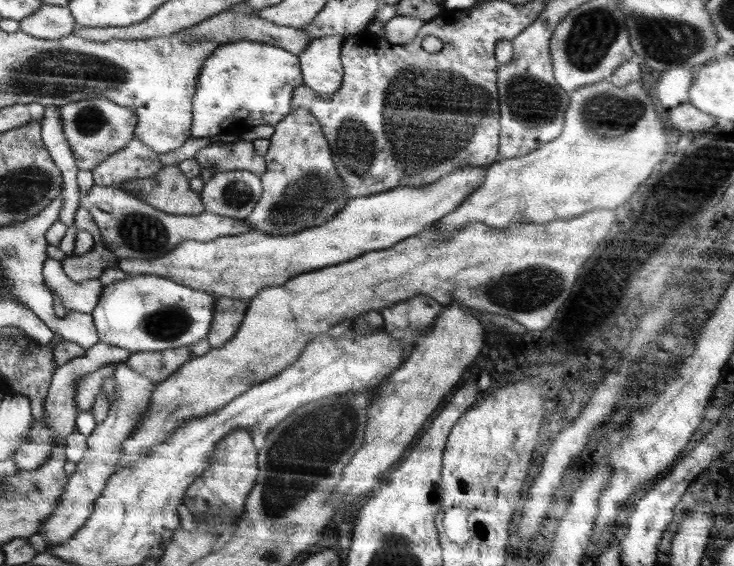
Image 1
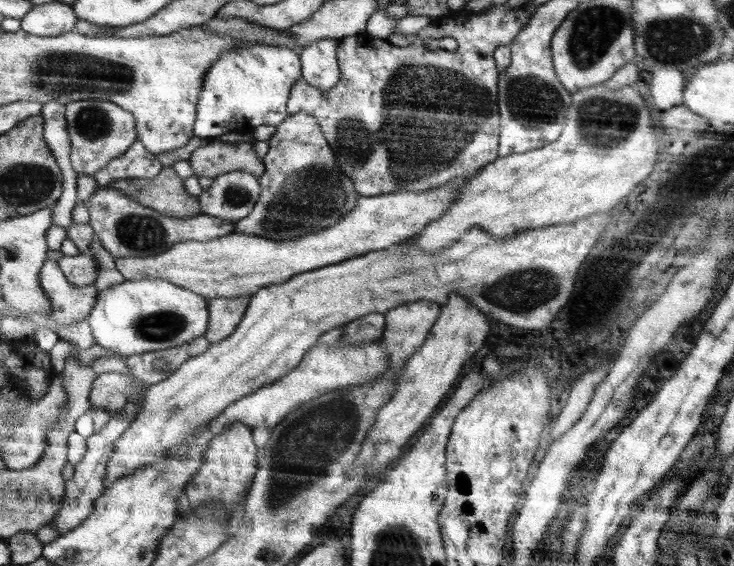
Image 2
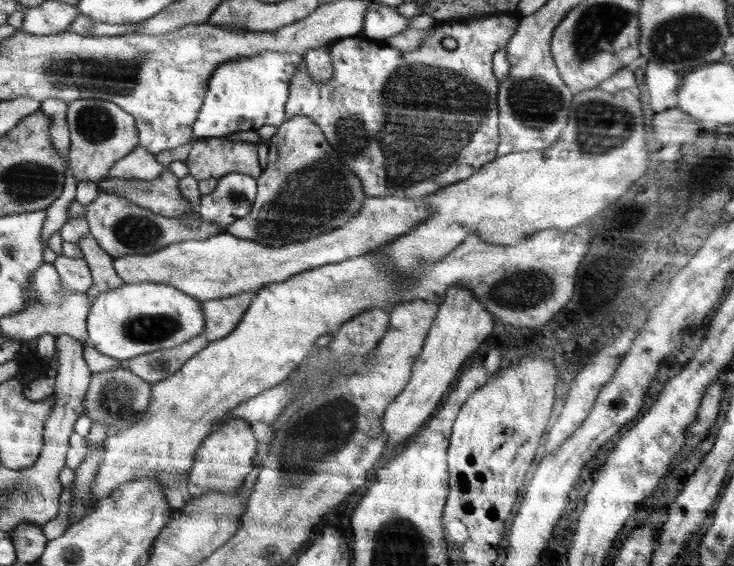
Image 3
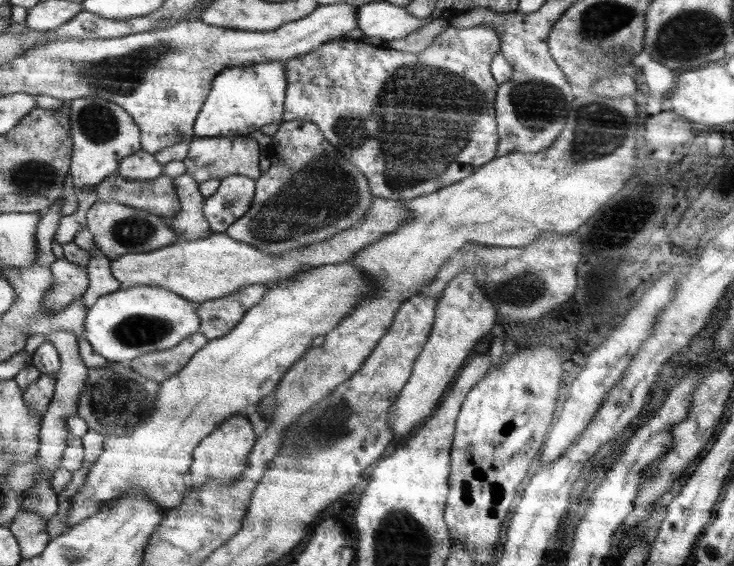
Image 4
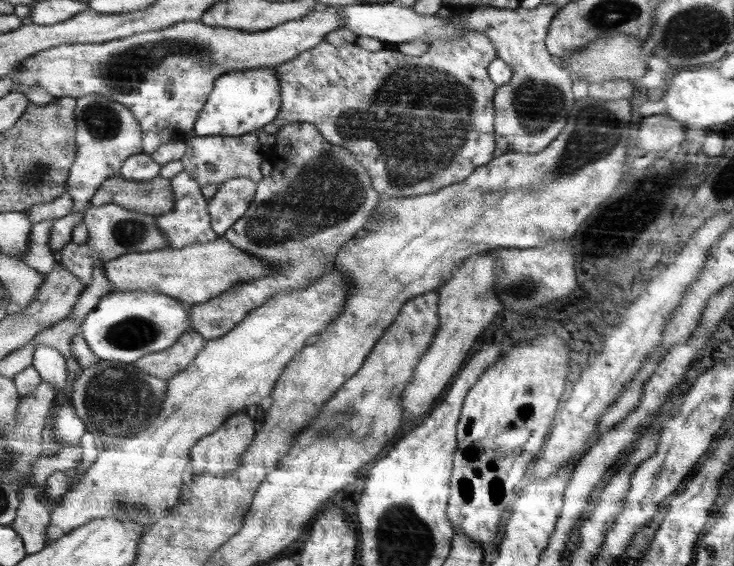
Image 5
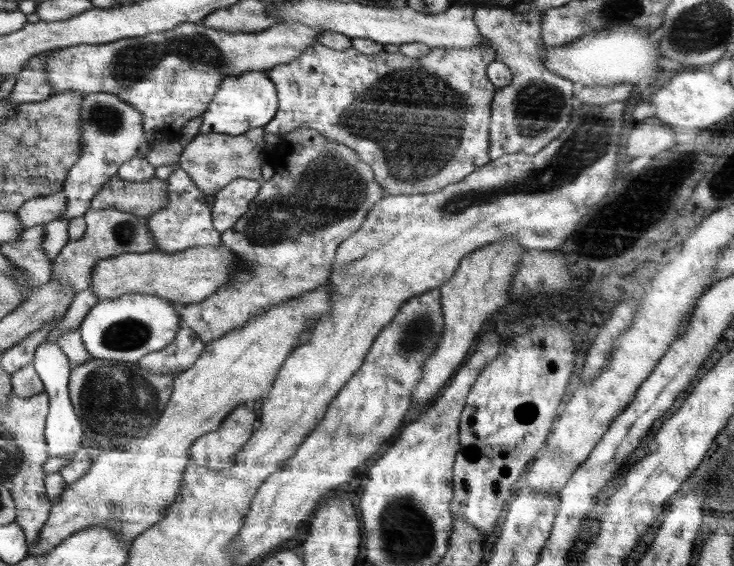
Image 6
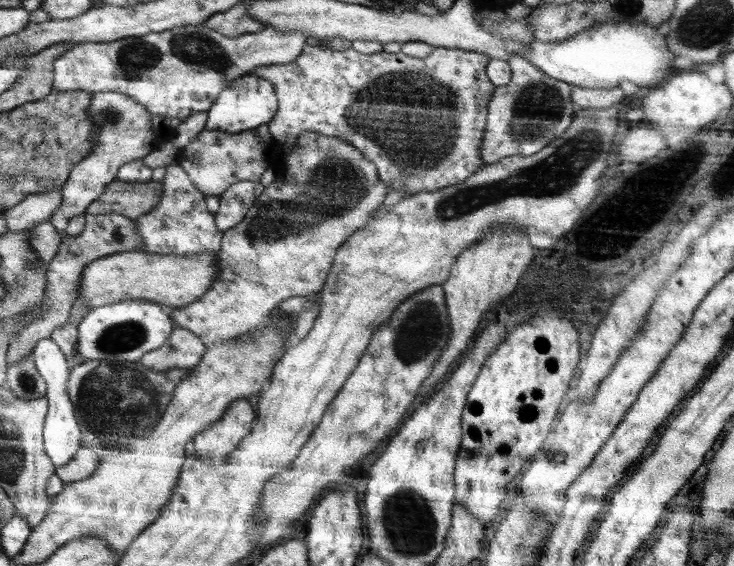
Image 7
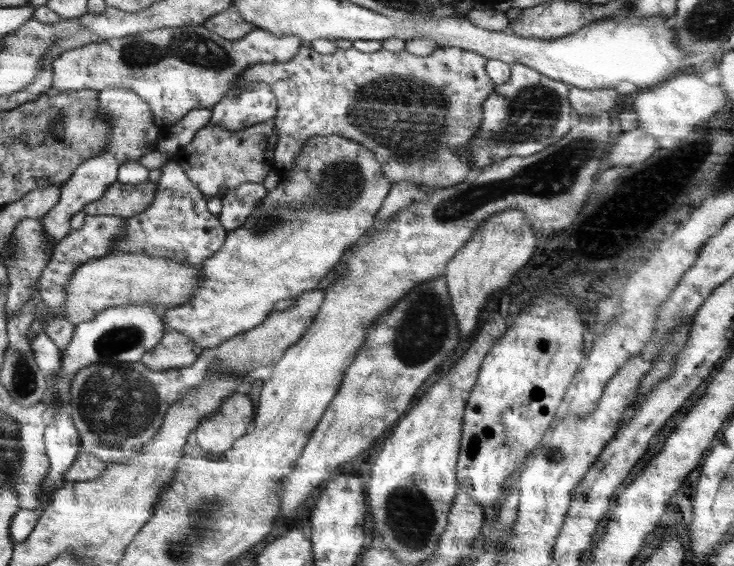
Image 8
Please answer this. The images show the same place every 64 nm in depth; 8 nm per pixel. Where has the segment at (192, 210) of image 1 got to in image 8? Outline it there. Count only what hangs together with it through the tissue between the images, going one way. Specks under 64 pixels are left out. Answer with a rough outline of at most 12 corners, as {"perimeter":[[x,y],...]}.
{"perimeter":[[116,182],[83,209],[89,216],[147,211],[157,184]]}

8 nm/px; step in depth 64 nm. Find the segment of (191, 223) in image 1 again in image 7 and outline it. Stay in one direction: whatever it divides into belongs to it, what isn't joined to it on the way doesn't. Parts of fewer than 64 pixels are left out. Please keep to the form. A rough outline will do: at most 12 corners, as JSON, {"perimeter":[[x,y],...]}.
{"perimeter":[[85,214],[47,264],[43,311],[10,338],[7,366],[64,327],[84,268],[140,251],[135,219]]}

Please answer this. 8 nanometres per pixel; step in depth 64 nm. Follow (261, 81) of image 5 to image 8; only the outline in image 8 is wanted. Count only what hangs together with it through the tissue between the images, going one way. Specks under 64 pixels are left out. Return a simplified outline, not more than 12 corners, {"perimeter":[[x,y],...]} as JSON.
{"perimeter":[[251,82],[225,93],[208,123],[238,132],[274,119],[269,84]]}

